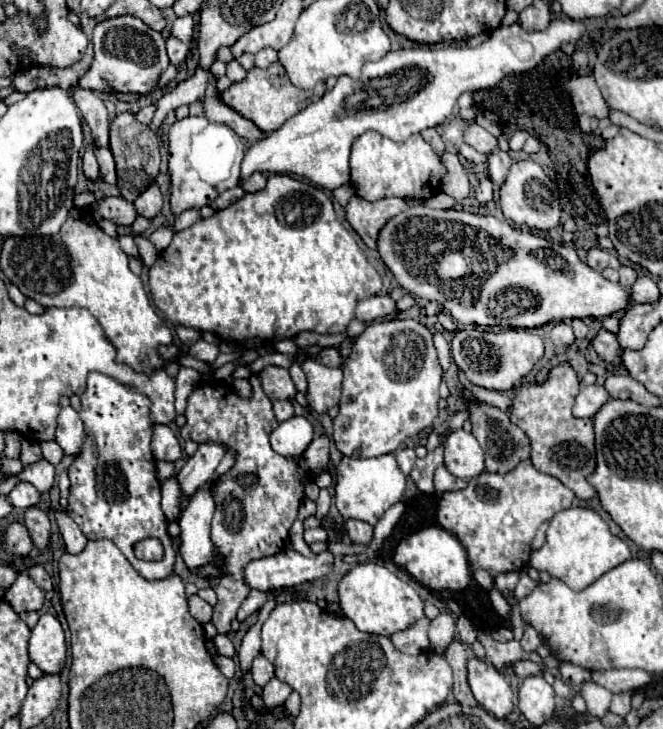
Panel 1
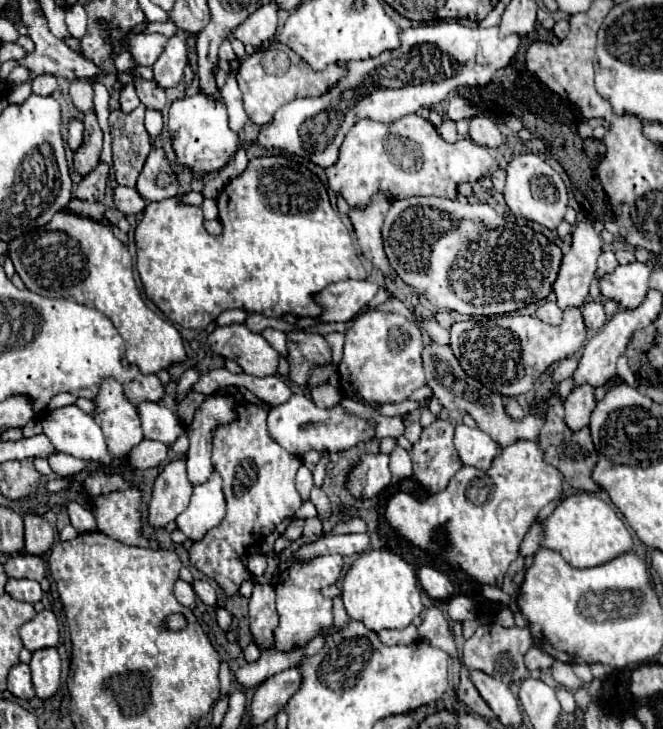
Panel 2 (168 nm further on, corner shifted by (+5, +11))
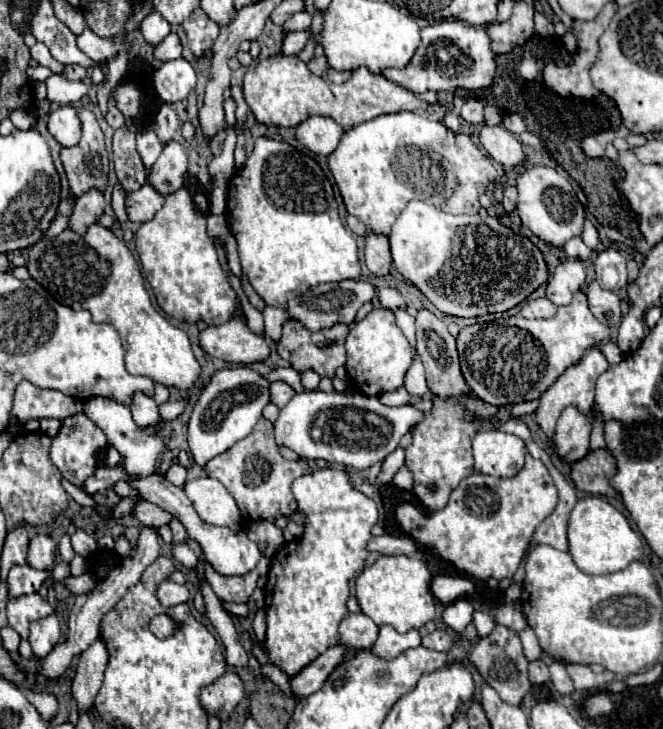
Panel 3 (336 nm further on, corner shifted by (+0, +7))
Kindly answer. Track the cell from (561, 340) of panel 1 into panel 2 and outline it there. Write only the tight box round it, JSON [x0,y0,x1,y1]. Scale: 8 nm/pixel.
[536,301,562,325]

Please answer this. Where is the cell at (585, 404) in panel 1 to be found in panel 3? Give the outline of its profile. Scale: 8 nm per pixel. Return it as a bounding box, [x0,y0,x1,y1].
[553,407,591,463]

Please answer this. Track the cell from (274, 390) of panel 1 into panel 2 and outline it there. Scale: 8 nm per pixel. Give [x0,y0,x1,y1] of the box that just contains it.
[208,325,278,377]

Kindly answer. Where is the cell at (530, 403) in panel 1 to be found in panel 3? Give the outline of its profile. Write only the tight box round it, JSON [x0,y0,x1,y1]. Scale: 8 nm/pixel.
[571,449,617,497]

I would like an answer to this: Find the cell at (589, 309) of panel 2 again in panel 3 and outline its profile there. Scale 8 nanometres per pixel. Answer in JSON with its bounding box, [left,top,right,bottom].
[587,279,621,325]

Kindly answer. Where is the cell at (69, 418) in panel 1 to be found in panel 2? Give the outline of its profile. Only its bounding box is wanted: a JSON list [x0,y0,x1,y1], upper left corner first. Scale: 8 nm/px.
[42,405,110,465]

